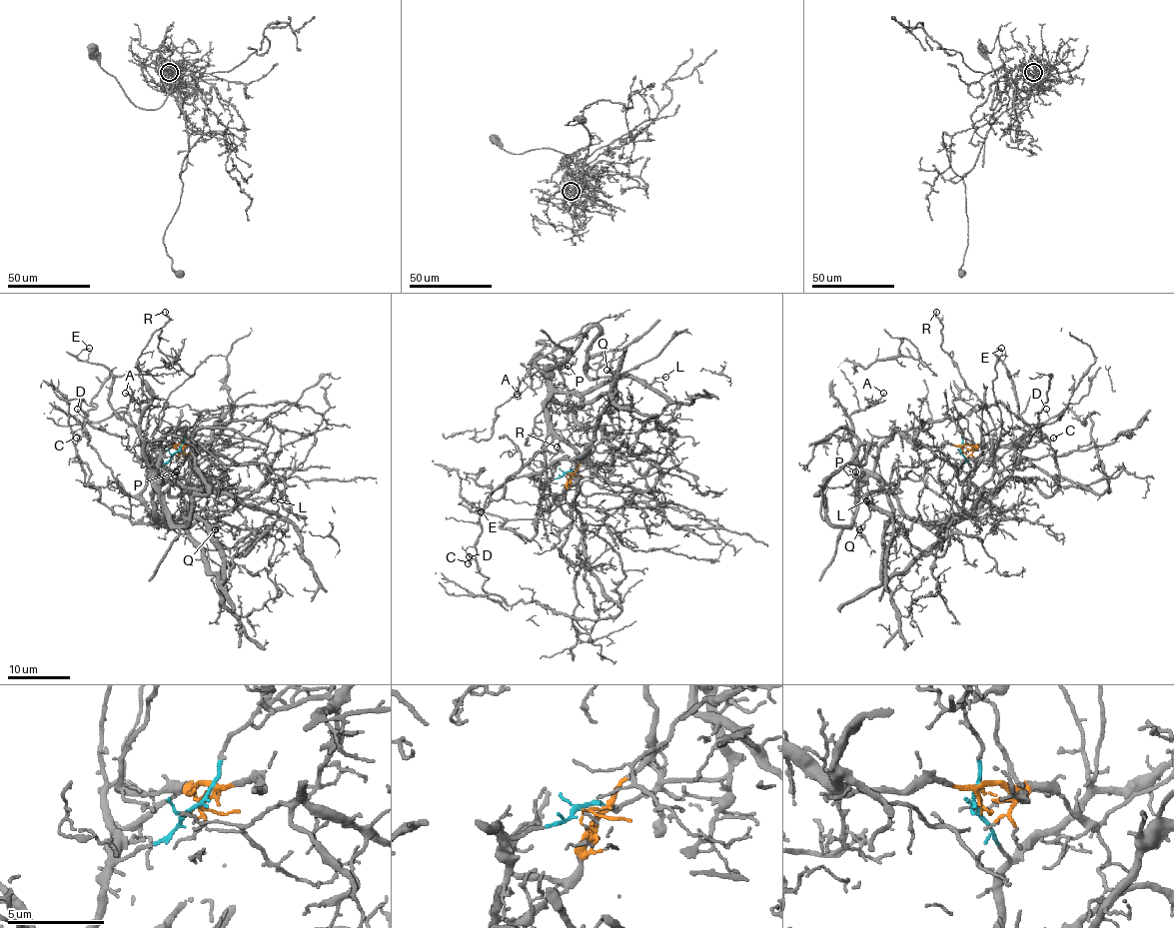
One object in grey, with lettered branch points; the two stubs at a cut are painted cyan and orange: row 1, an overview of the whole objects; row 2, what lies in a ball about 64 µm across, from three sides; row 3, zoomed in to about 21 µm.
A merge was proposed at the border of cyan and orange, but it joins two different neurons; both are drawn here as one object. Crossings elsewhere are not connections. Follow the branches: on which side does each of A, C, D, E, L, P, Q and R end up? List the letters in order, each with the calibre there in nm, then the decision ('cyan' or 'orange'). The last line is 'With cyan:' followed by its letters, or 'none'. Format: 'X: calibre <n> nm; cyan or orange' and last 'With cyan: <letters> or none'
A: calibre 160 nm; orange
C: calibre 100 nm; cyan
D: calibre 110 nm; cyan
E: calibre 140 nm; cyan
L: calibre 120 nm; orange
P: calibre 140 nm; orange
Q: calibre 140 nm; orange
R: calibre 110 nm; cyan
With cyan: C, D, E, R

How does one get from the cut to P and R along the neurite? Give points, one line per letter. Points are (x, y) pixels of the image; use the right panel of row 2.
P: (962, 452), (961, 447), (947, 444), (915, 447), (895, 432), (881, 447), (876, 465), (859, 478), (854, 471)
R: (962, 452), (968, 465), (976, 467), (997, 447), (995, 424), (940, 347), (942, 324), (936, 311)

